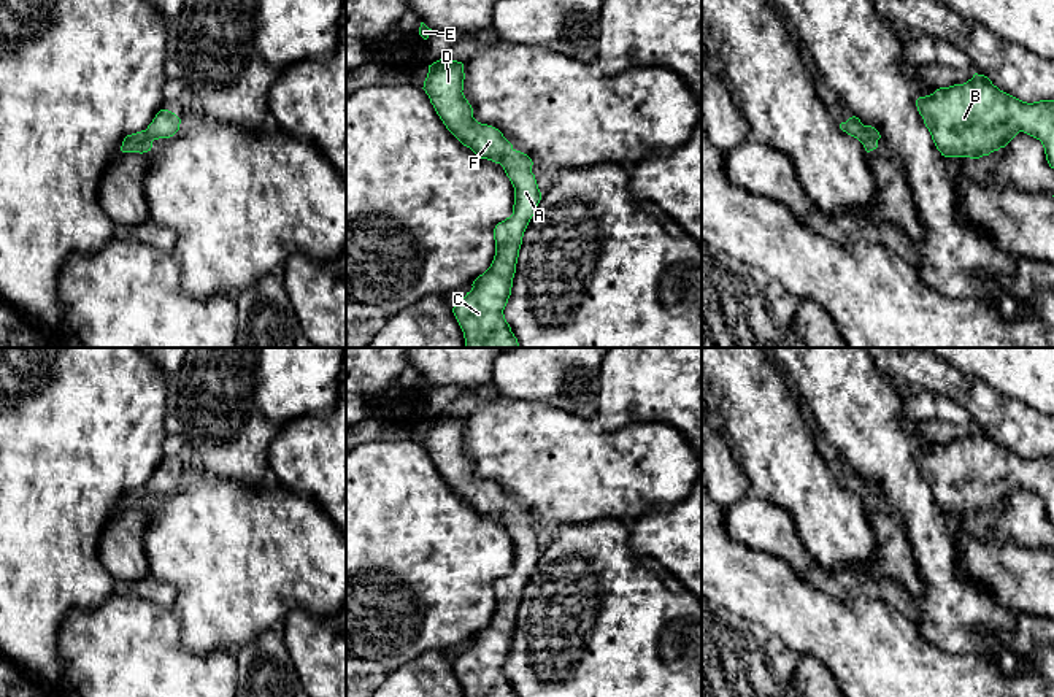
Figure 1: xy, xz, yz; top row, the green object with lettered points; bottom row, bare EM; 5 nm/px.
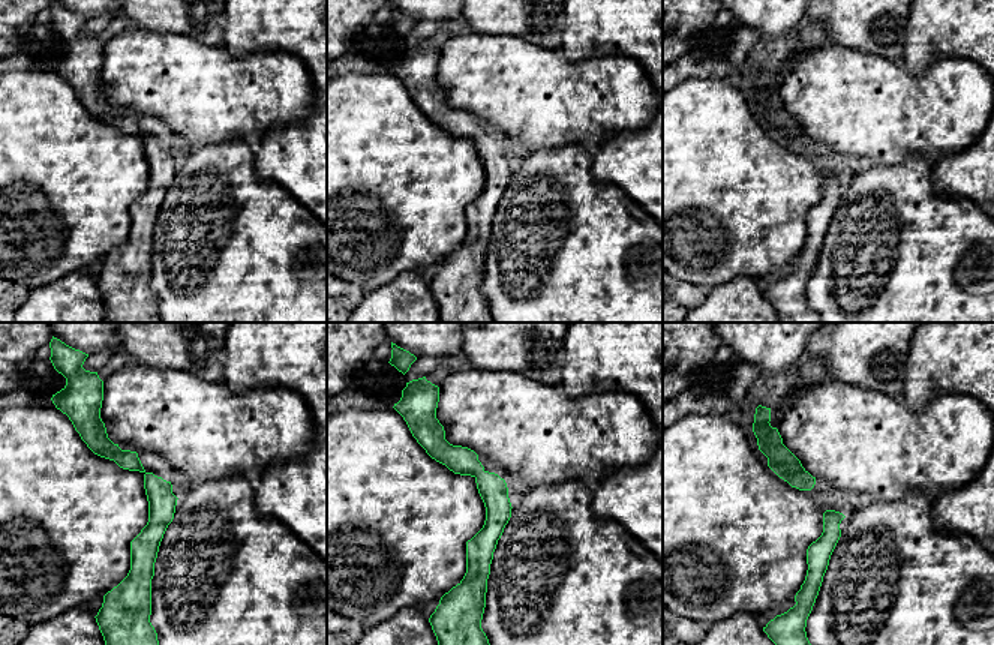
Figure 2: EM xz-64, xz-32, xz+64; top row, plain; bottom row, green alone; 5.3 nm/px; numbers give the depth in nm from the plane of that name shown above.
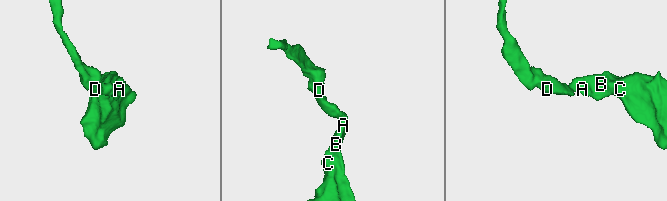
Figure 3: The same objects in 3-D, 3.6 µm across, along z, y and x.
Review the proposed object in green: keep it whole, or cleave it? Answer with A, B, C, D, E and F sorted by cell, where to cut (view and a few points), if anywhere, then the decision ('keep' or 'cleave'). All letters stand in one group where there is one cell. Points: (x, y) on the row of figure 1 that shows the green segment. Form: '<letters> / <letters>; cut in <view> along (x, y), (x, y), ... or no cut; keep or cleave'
A B C D E F; no cut; keep

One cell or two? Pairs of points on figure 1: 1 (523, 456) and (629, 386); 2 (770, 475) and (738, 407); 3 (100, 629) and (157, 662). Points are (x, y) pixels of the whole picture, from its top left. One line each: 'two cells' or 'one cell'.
1: two cells
2: one cell
3: one cell

